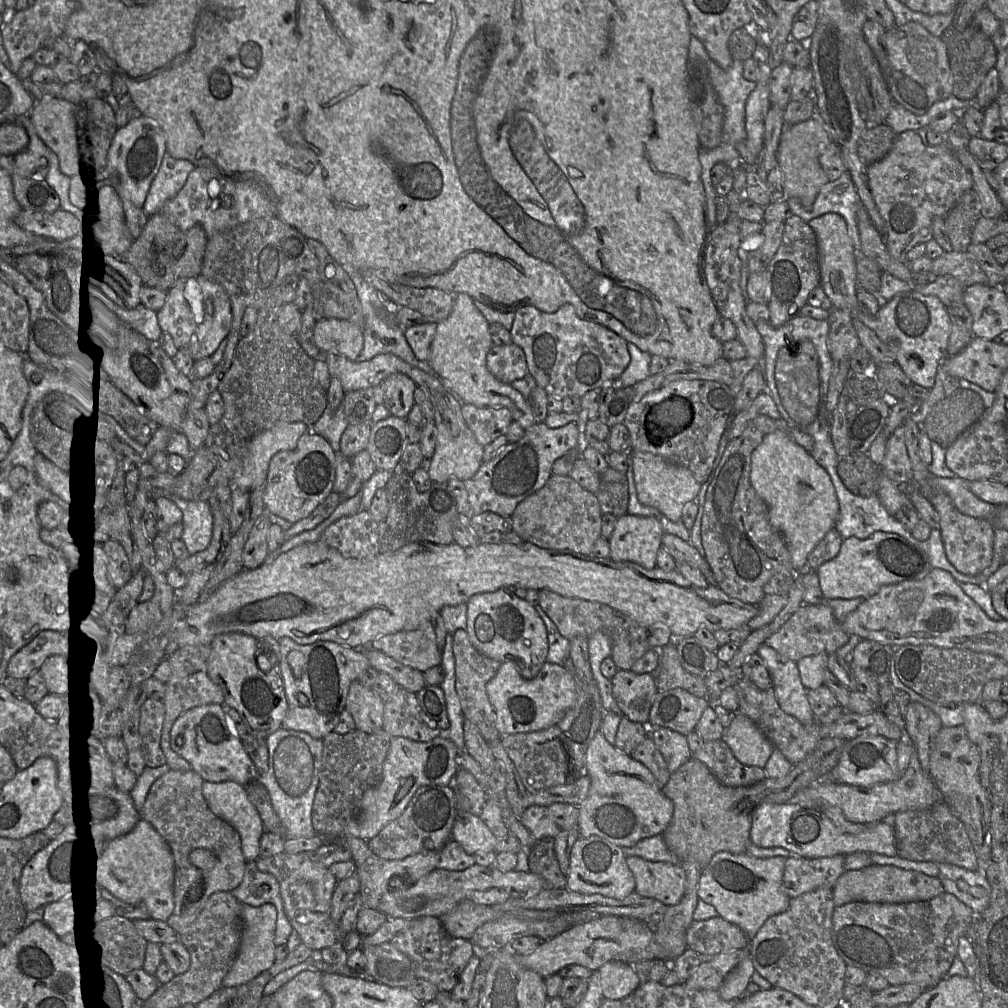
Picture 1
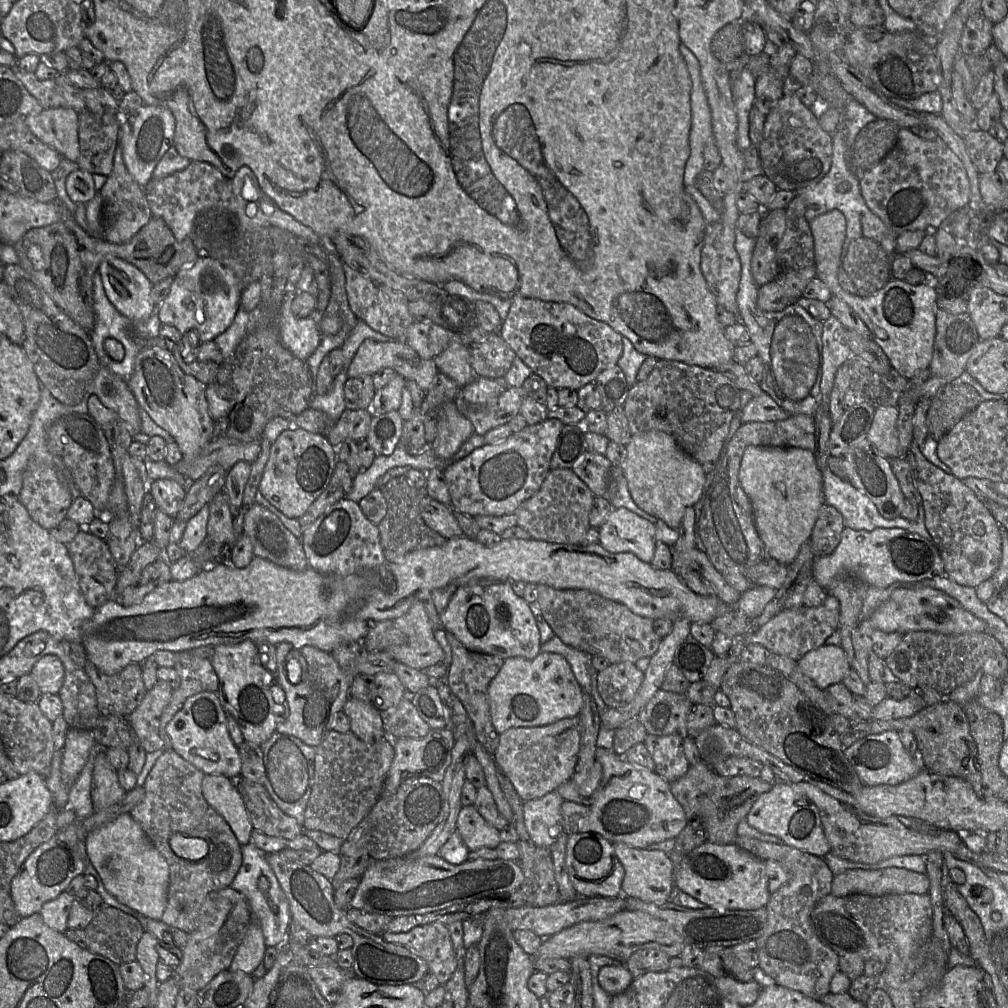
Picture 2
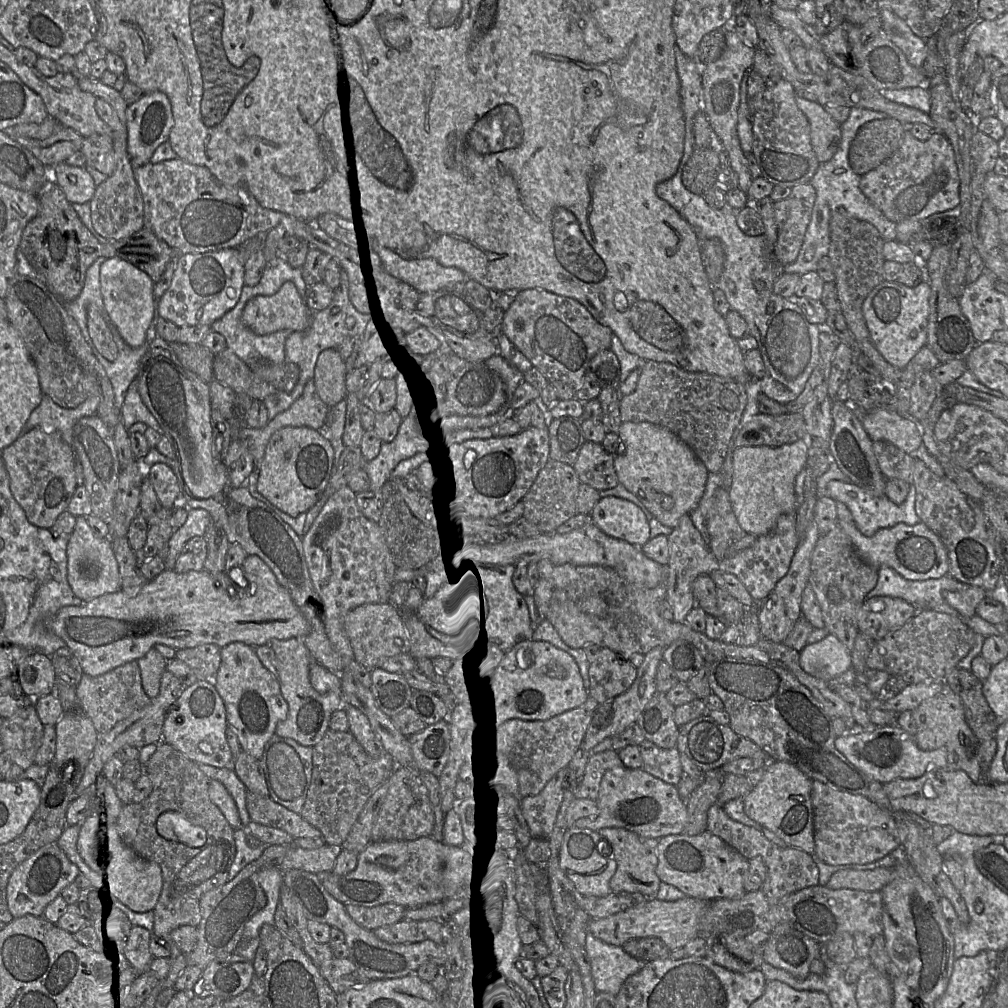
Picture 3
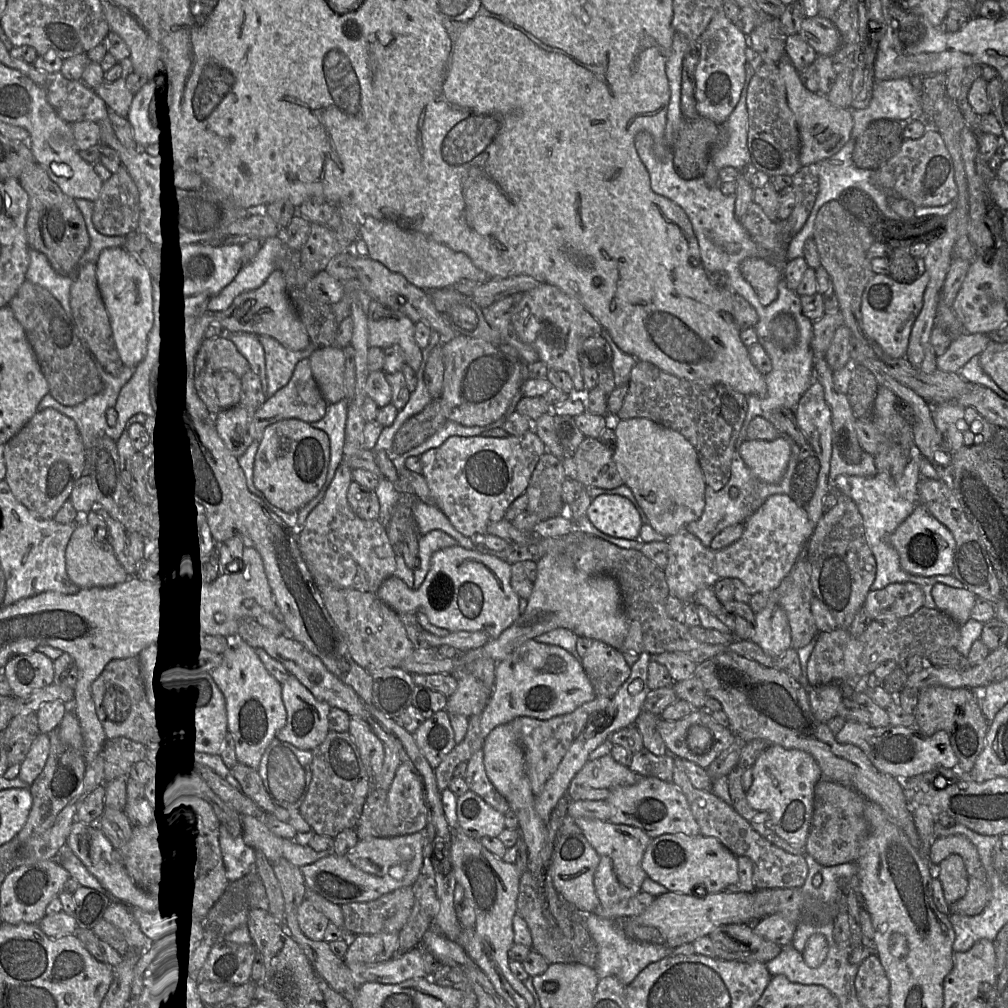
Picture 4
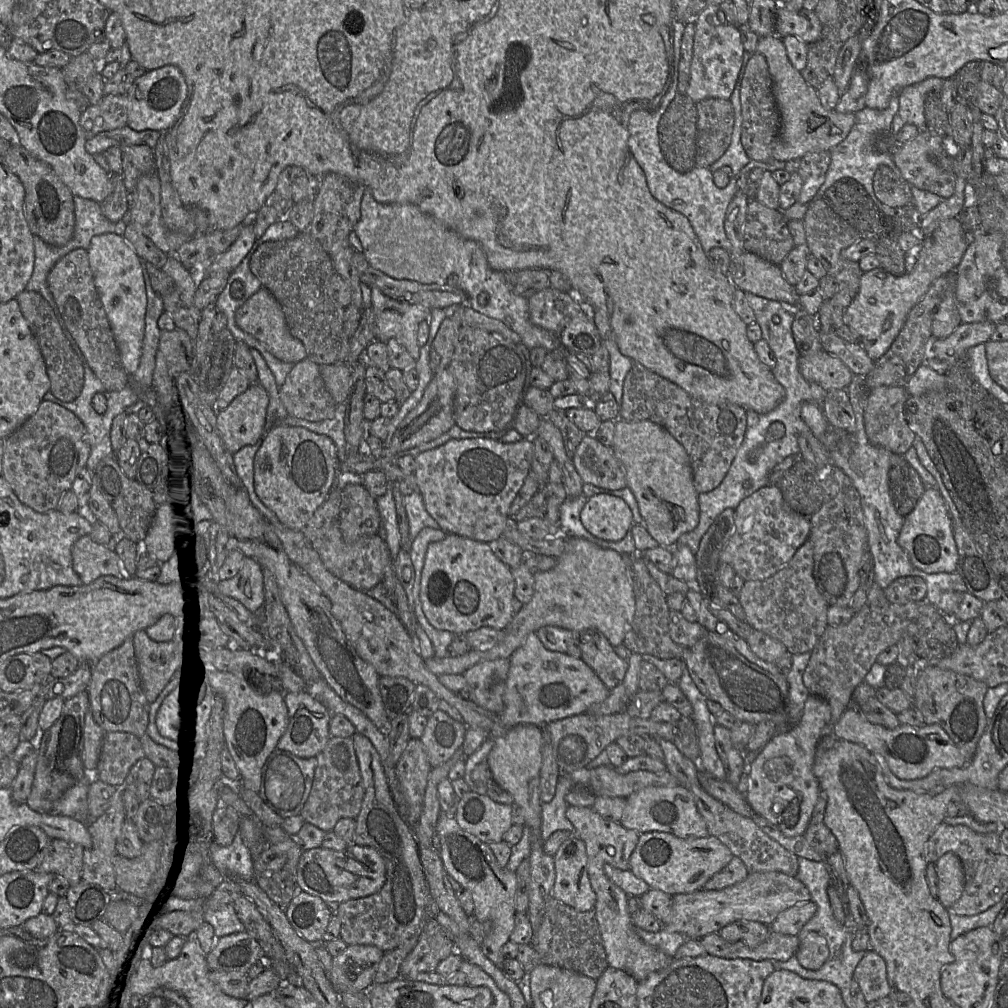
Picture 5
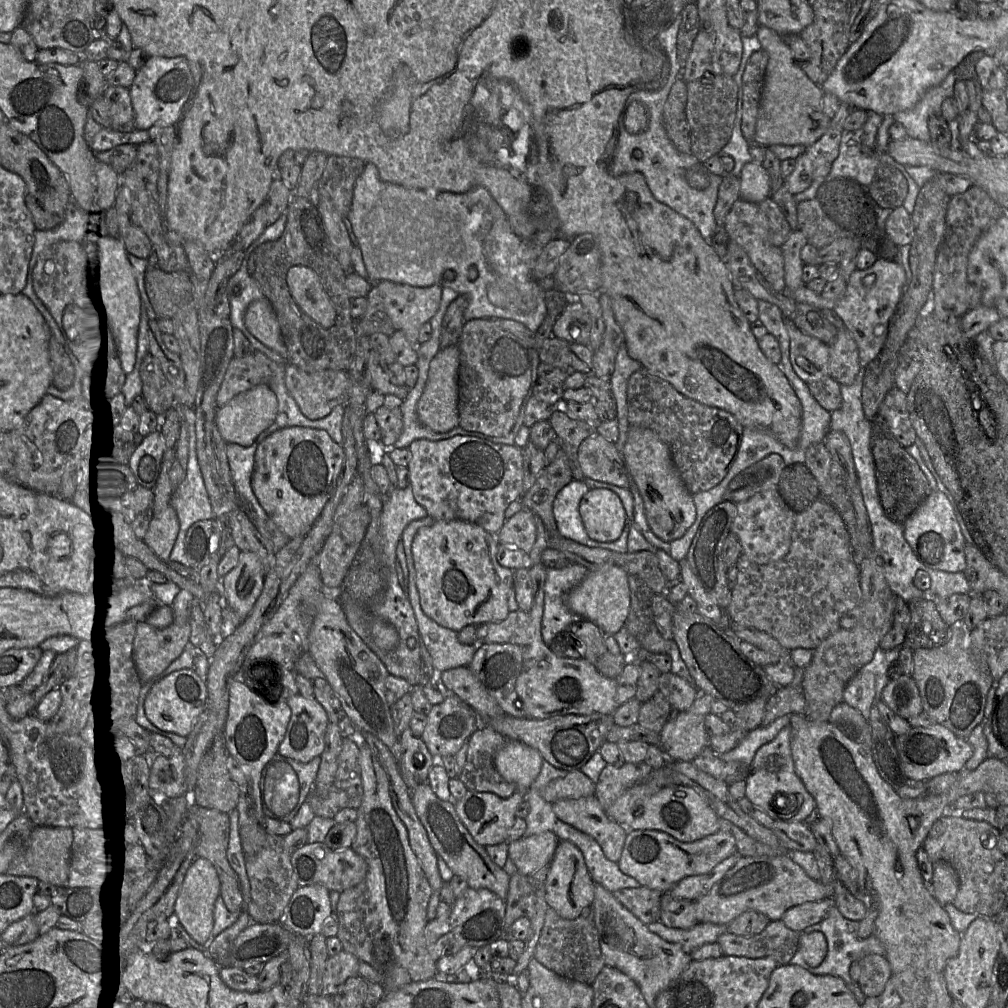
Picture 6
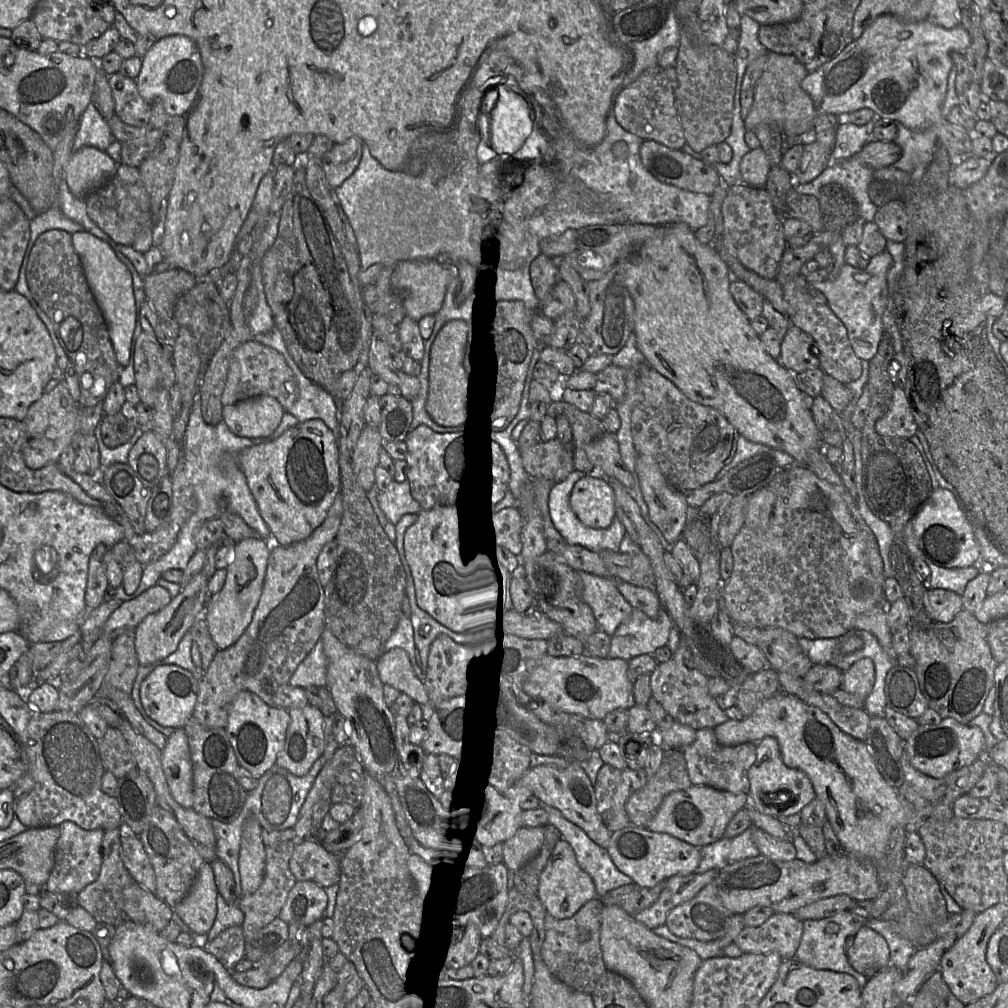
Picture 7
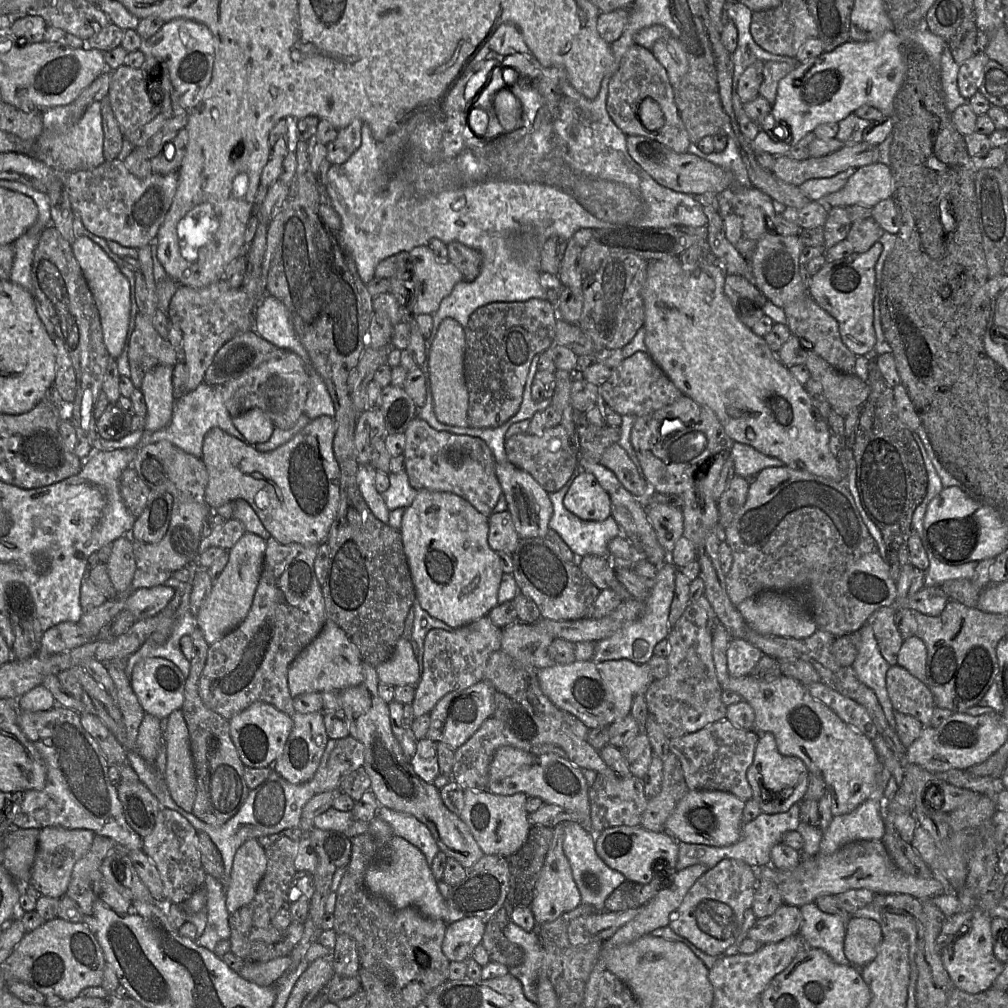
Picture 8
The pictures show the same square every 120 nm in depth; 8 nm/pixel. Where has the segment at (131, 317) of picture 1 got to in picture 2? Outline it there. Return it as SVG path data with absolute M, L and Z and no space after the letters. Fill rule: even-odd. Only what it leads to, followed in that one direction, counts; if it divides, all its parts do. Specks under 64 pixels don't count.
M96 271L93 277L93 294L95 325L89 335L98 356L100 366L104 366L111 370L114 374L128 380L133 373L136 357L143 349L143 341L145 338L159 336L159 327L161 322L158 318L157 305L153 310L153 313L145 321L134 321L127 318L114 307L106 296L99 271ZM107 338L113 338L122 344L125 354L121 361L113 360L105 351L104 341Z

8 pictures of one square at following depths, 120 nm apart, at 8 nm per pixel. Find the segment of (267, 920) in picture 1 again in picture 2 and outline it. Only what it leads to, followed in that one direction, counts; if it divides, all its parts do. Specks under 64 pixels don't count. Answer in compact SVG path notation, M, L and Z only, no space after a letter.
M252 920L228 970L252 975L262 963L266 947L259 923Z

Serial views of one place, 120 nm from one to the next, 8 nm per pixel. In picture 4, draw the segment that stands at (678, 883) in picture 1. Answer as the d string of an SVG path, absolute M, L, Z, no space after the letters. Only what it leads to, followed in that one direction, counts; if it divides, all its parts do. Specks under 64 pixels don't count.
M584 817L575 818L574 822L600 856L594 874L594 886L600 906L610 907L641 892L642 883L647 878L641 865L642 858L652 838L641 829L625 824Z

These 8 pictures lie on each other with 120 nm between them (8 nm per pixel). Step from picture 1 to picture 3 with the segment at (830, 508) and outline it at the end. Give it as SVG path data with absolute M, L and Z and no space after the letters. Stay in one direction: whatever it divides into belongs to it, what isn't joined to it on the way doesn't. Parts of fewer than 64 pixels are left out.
M805 439L779 447L742 446L733 451L733 475L729 498L741 528L748 534L765 535L773 530L782 514L797 510L795 479L807 462Z

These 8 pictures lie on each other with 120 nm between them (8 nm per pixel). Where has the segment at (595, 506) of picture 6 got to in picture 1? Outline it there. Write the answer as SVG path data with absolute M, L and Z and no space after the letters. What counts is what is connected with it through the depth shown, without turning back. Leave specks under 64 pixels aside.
M627 513L617 518L608 539L613 561L631 561L646 569L656 567L663 529L656 517L643 517Z

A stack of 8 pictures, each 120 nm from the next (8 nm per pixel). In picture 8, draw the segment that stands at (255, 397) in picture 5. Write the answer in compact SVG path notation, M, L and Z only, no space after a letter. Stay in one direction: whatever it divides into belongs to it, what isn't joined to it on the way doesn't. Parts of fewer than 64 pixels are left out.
M259 408L232 417L232 423L251 445L267 441L275 429L270 418Z

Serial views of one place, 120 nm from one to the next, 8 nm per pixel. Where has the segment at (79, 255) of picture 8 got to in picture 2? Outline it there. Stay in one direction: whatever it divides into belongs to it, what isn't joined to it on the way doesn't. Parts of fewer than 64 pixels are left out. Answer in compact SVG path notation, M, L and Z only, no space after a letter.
M117 257L101 261L98 271L106 296L122 315L134 321L145 321L150 317L156 307L151 296L153 284L142 271Z

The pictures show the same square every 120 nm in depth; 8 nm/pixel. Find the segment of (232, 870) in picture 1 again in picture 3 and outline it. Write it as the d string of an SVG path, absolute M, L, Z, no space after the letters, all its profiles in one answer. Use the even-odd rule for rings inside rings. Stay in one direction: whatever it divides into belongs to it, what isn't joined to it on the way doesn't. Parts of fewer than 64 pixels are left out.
M158 743L156 751L144 766L144 773L152 782L152 791L143 801L124 805L119 819L119 830L124 841L140 857L160 866L163 886L153 910L153 933L168 942L175 956L182 955L172 941L170 933L185 925L198 927L202 919L200 908L202 896L229 881L229 870L236 854L234 829L210 800L209 779L198 768L197 763L172 746ZM166 811L178 812L192 824L201 826L206 831L205 844L195 848L159 835L157 819Z

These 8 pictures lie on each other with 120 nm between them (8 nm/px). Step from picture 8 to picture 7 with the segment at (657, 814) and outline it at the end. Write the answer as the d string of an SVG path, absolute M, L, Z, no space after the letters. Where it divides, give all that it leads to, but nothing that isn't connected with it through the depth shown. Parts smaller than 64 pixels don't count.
M665 750L655 775L648 779L642 788L633 792L625 803L631 824L636 827L647 827L667 795L691 786L682 750Z

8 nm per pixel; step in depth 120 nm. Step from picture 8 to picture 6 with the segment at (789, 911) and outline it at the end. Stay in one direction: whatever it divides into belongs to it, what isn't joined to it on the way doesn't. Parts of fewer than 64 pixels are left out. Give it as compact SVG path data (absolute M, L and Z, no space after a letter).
M782 920L770 921L759 934L751 937L739 936L733 933L724 933L717 939L723 954L727 956L740 956L746 958L772 957L779 965L787 965L799 949L801 933L788 928Z

